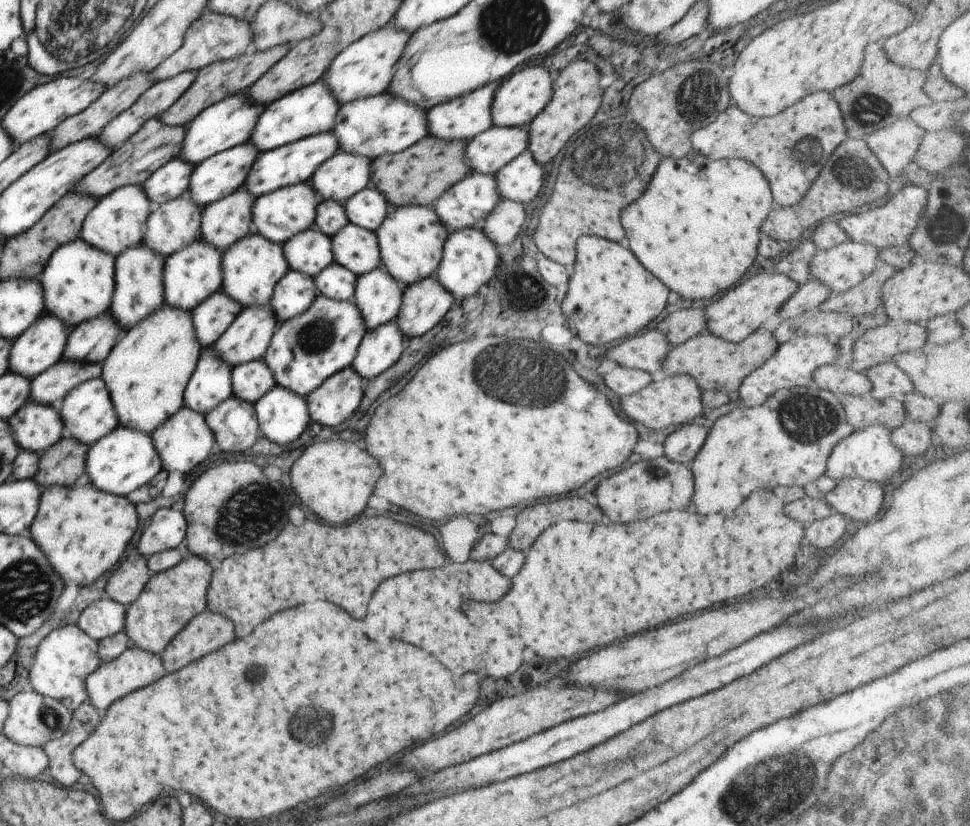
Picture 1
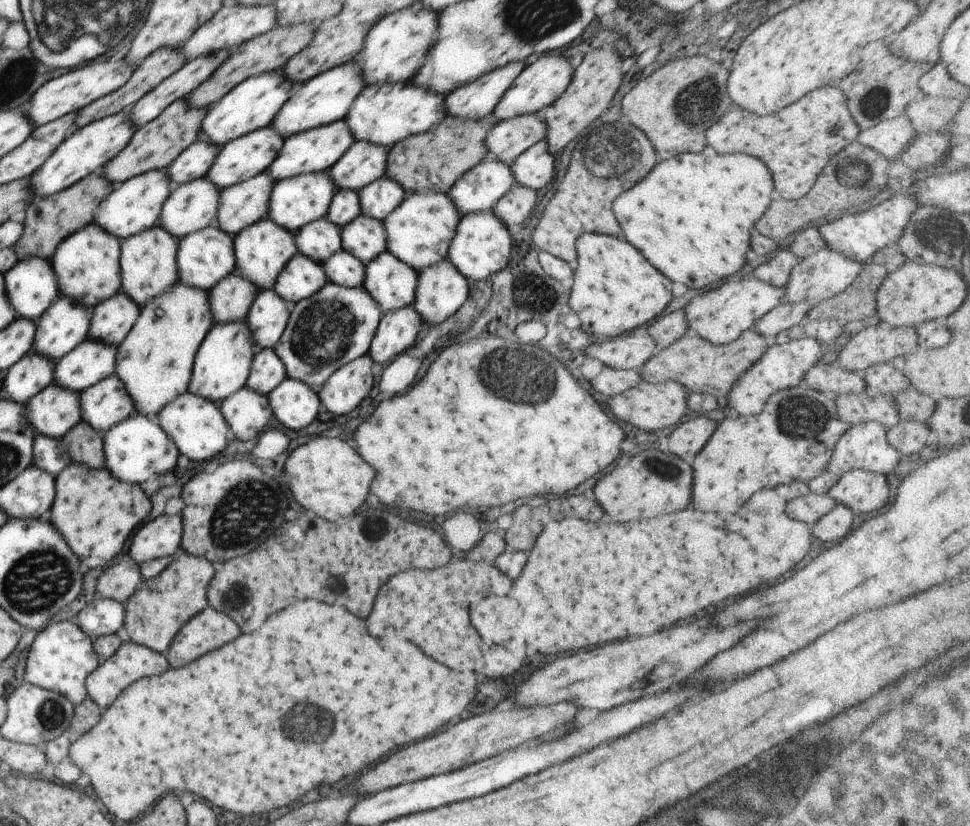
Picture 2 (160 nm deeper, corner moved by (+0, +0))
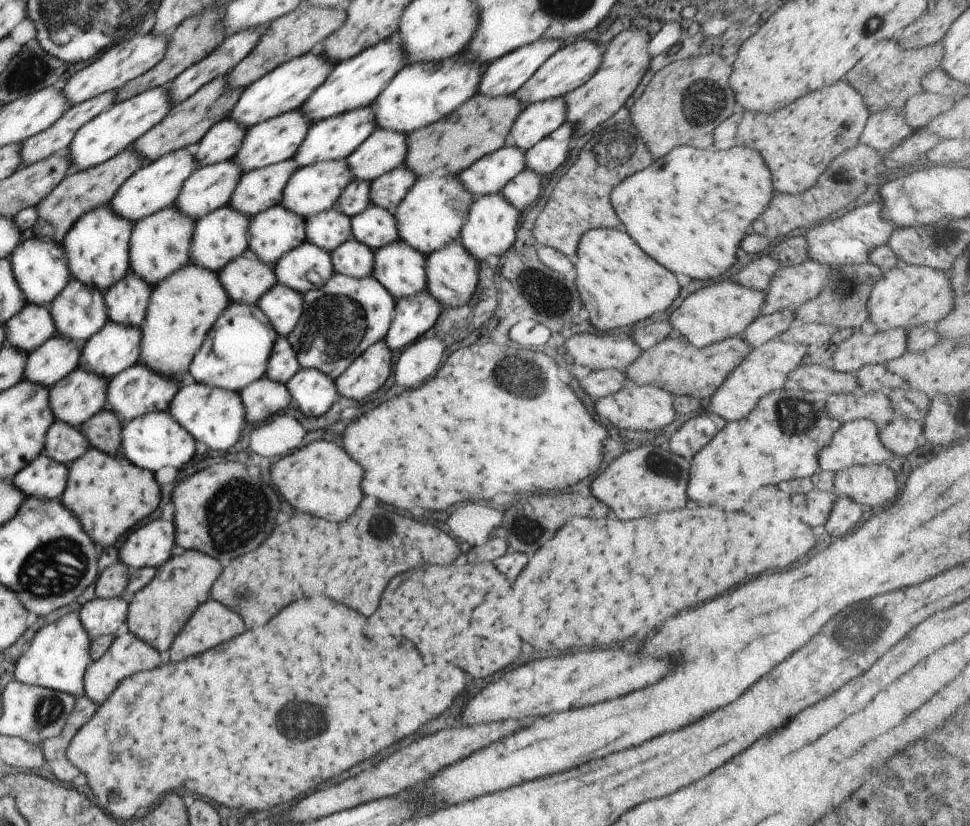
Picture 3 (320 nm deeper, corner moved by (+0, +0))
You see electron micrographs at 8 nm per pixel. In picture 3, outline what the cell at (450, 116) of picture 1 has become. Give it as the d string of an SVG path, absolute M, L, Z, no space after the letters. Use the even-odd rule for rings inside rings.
M538 39L493 60L482 75L477 93L489 97L514 95L563 46L558 39Z

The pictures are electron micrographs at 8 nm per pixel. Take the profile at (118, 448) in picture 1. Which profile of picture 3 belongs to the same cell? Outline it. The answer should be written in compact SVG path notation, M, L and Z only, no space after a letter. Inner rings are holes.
M156 411L137 416L123 426L121 448L117 454L128 459L137 467L156 472L162 466L180 468L198 451L202 450L197 440L170 414L170 411Z

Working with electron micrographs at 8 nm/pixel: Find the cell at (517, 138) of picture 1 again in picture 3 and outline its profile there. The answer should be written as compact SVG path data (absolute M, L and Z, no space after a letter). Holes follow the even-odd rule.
M563 96L529 104L512 125L508 144L526 152L565 123L566 111Z

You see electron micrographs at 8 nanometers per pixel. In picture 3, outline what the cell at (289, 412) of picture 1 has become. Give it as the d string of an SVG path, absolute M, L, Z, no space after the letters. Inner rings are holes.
M300 369L287 383L292 402L306 416L328 412L340 395L335 382L320 369Z

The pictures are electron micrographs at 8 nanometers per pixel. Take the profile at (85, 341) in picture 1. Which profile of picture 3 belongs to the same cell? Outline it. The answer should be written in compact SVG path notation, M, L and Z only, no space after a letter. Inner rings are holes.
M129 270L122 280L117 280L104 292L109 320L140 327L145 321L152 291L152 286Z

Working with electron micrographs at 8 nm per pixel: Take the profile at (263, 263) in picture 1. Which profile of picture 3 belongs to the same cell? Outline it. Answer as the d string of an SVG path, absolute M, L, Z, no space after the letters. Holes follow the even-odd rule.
M280 204L267 208L250 218L248 249L274 267L282 256L307 240L305 221Z

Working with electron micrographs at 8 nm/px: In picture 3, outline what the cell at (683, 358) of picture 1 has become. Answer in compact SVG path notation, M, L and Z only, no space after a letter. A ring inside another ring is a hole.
M680 335L668 336L655 347L642 351L642 354L629 364L623 371L630 384L636 385L654 385L659 389L664 389L674 396L686 395L693 396L701 401L711 398L718 390L718 387L724 382L724 379L749 355L751 349L742 336L728 337L724 340L715 342L704 348L696 348Z

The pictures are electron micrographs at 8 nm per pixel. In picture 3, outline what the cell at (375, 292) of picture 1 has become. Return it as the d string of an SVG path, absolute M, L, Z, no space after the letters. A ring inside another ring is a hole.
M402 239L375 251L373 274L395 300L427 288L427 256Z

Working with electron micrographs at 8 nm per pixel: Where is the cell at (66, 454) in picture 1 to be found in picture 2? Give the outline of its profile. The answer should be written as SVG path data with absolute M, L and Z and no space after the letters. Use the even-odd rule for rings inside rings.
M80 421L62 437L62 440L69 448L72 463L80 463L93 469L105 468L103 434L95 431L88 423Z

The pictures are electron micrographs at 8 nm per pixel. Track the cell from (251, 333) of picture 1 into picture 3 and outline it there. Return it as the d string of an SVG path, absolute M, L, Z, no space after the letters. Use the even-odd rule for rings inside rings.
M276 283L257 302L279 336L287 337L296 328L303 313L303 294Z

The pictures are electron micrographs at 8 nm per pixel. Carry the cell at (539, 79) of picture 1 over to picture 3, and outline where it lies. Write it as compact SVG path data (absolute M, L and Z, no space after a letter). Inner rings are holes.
M578 38L574 43L570 43L560 50L557 50L538 70L532 75L527 83L524 83L514 95L516 95L521 103L524 104L524 108L529 104L555 99L559 96L565 96L569 92L572 92L575 88L583 85L587 80L590 80L597 69L600 68L603 60L605 44L597 43L596 40L584 40Z

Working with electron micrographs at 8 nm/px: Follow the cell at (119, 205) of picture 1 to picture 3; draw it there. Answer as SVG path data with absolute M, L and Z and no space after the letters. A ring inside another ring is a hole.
M186 147L146 162L132 176L129 176L128 180L124 181L112 197L110 206L117 215L131 220L134 224L145 216L153 215L156 211L174 205L184 182L198 169L198 166L192 149Z

